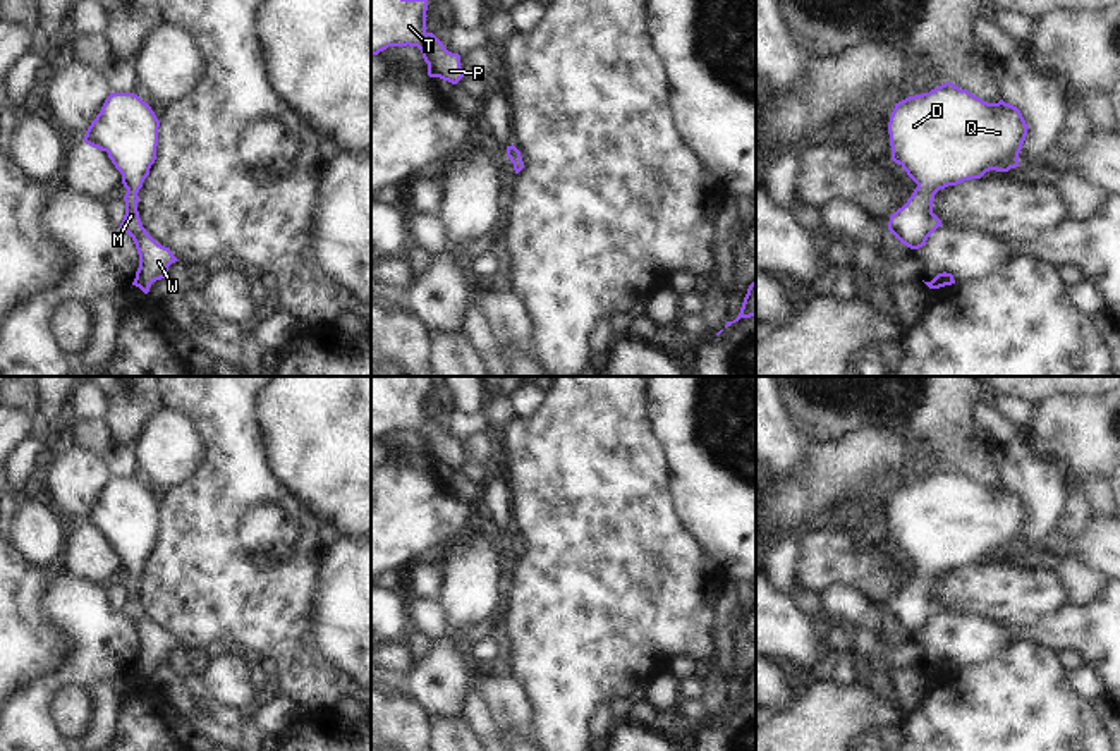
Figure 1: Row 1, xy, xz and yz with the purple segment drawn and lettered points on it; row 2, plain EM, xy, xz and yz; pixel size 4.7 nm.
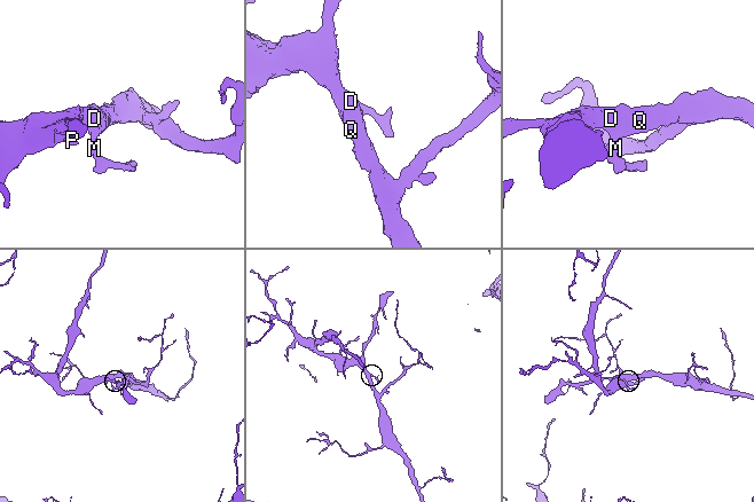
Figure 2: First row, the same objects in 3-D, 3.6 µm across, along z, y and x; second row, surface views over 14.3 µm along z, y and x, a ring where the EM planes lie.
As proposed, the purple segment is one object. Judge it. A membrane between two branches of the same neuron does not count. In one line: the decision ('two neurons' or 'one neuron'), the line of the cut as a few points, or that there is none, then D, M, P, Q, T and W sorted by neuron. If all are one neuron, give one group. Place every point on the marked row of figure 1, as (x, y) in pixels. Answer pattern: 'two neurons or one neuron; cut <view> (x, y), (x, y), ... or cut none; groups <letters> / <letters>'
one neuron; cut none; groups D M P Q T W

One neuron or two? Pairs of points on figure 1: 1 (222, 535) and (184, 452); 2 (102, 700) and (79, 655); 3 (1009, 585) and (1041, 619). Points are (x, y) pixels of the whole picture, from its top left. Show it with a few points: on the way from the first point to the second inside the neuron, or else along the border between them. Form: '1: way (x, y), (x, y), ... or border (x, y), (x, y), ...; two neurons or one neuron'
1: border (200, 432), (205, 442), (200, 464), (165, 492); two neurons
2: border (121, 676), (100, 679), (86, 689); two neurons
3: way (1017, 593), (1034, 610); one neuron

